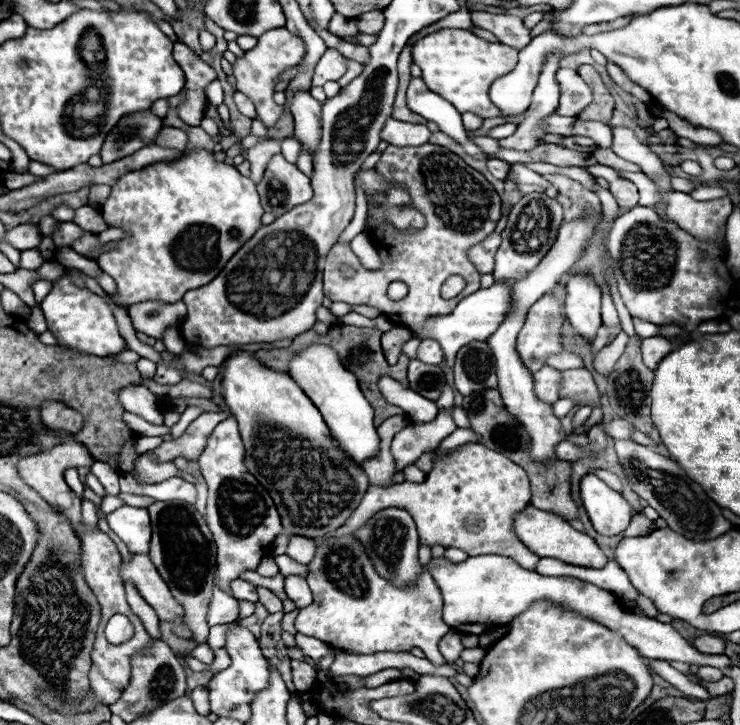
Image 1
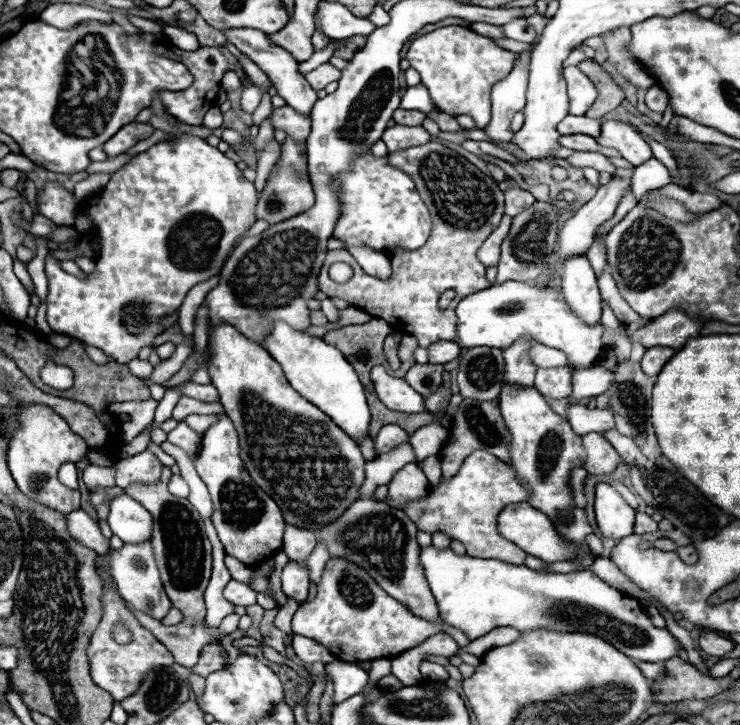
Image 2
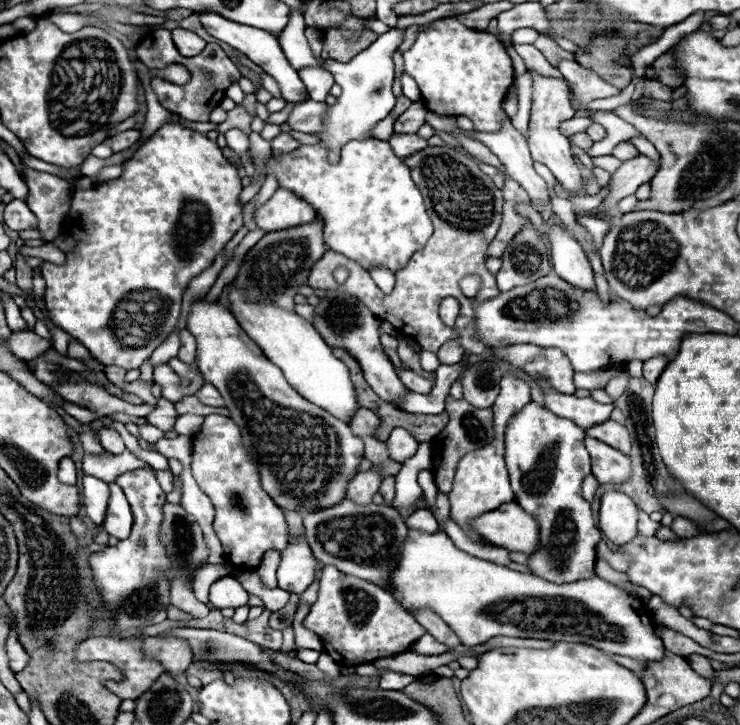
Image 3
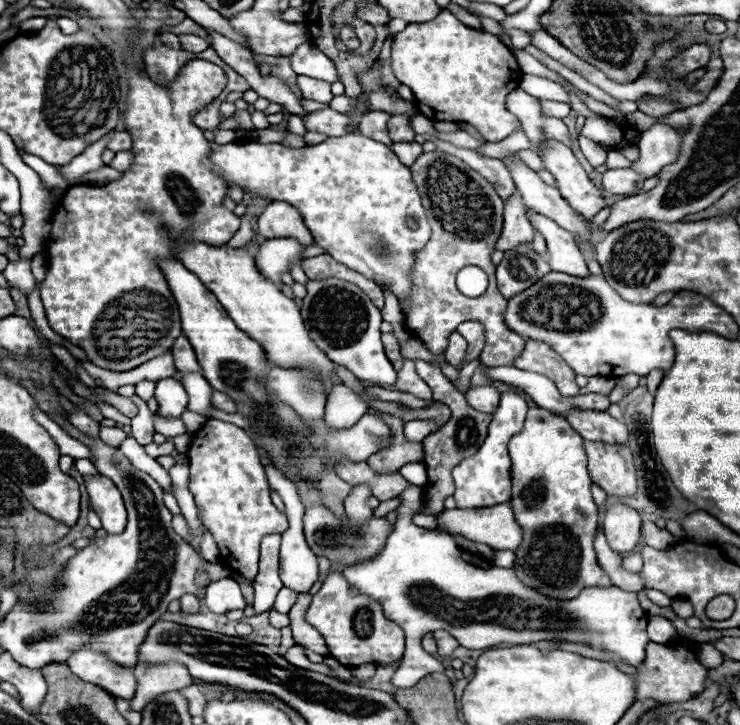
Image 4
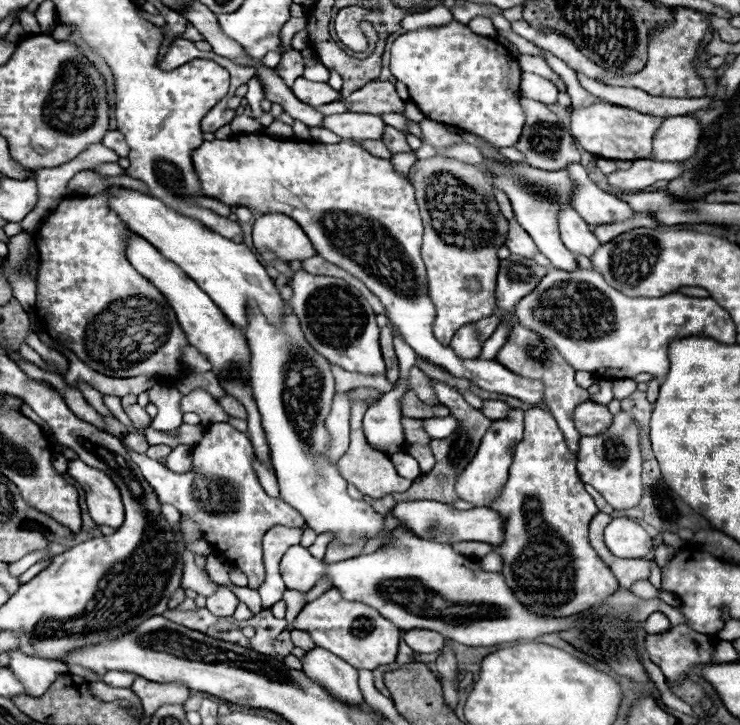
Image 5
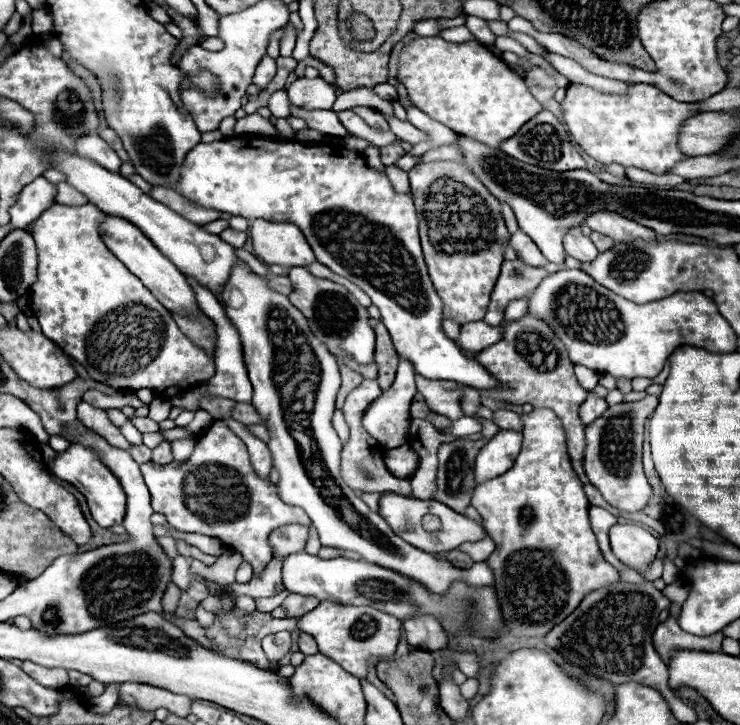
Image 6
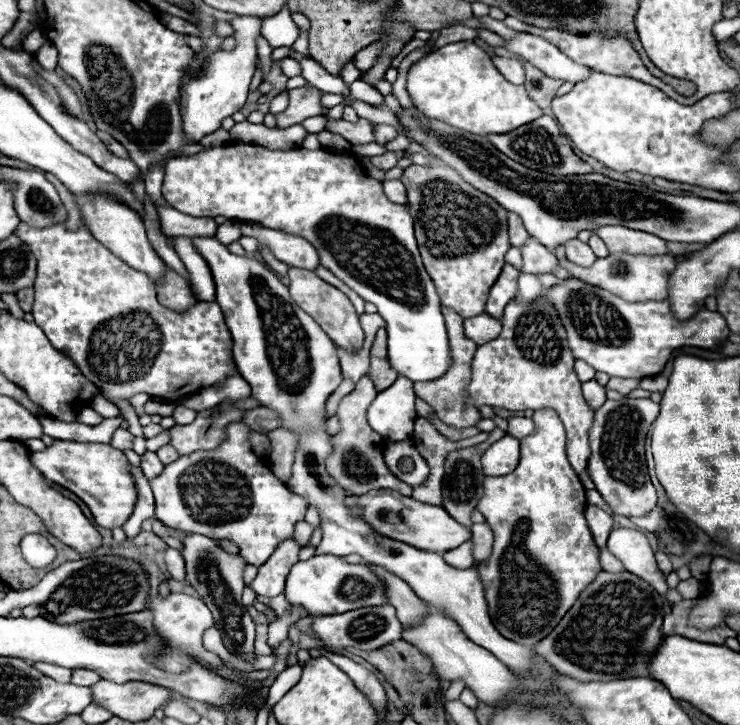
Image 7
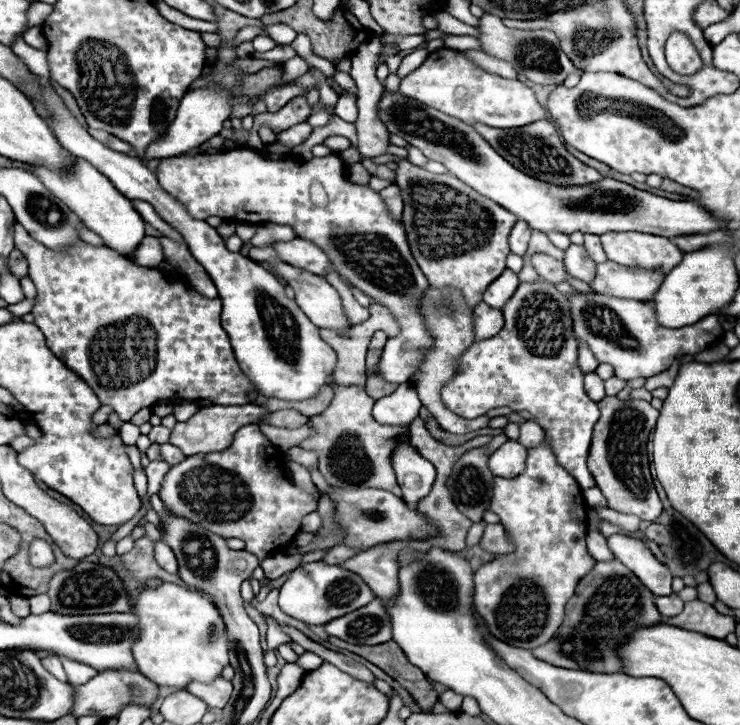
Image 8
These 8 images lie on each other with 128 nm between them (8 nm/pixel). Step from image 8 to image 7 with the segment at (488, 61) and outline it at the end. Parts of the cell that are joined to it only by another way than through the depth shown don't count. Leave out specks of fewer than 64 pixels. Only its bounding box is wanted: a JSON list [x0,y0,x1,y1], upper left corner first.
[492,56,524,84]

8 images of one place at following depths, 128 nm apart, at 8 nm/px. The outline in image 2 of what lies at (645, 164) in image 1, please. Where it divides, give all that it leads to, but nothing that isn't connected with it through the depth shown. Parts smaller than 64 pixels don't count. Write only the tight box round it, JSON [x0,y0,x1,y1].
[596,120,652,166]

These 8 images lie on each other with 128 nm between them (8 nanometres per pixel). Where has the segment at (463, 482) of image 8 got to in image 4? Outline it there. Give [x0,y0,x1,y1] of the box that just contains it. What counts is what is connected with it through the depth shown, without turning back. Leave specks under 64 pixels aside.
[374,360,492,518]

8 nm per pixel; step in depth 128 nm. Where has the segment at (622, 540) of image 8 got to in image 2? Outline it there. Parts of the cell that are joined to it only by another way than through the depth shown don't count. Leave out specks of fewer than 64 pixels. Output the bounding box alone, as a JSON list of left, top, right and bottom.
[594,484,636,538]

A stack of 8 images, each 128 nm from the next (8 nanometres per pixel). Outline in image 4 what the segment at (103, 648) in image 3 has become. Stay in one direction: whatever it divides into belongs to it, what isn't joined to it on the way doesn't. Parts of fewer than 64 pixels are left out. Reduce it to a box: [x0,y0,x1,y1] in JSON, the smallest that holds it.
[66,650,136,698]

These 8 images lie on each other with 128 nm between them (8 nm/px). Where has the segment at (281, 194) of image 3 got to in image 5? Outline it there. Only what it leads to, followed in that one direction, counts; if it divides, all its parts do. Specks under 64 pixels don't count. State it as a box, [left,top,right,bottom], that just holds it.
[252,214,316,262]

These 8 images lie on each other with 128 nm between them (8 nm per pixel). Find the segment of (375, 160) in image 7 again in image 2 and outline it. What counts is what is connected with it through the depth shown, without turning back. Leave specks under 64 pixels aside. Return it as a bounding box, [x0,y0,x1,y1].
[394,108,426,126]

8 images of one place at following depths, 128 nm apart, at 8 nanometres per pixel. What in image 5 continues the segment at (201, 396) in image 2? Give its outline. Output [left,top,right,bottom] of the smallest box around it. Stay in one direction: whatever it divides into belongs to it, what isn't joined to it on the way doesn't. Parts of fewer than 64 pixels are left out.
[220,396,246,420]

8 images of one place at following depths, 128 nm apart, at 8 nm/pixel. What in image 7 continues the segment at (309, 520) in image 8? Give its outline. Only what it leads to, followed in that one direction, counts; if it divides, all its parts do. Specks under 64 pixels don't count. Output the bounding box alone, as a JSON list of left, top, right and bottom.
[292,520,314,546]

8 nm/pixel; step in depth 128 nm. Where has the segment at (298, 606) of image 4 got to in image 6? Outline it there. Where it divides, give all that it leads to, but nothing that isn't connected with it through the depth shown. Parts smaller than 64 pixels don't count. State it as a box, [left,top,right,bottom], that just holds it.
[299,632,318,656]

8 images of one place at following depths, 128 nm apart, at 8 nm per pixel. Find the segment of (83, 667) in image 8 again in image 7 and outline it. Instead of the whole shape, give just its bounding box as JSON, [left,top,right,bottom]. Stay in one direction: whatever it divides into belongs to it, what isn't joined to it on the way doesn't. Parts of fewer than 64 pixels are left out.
[72,668,100,686]

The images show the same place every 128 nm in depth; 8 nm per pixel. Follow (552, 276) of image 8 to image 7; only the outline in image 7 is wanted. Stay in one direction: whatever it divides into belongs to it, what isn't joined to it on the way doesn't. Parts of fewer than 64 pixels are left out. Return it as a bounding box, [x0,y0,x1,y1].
[522,238,558,274]

